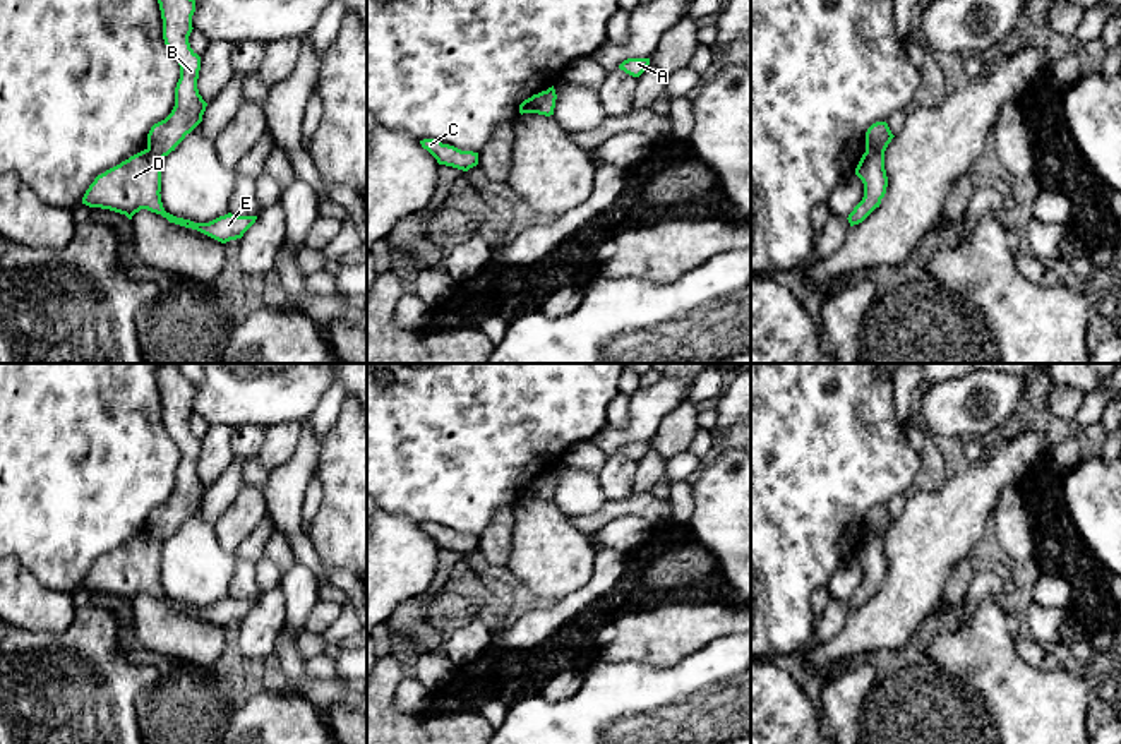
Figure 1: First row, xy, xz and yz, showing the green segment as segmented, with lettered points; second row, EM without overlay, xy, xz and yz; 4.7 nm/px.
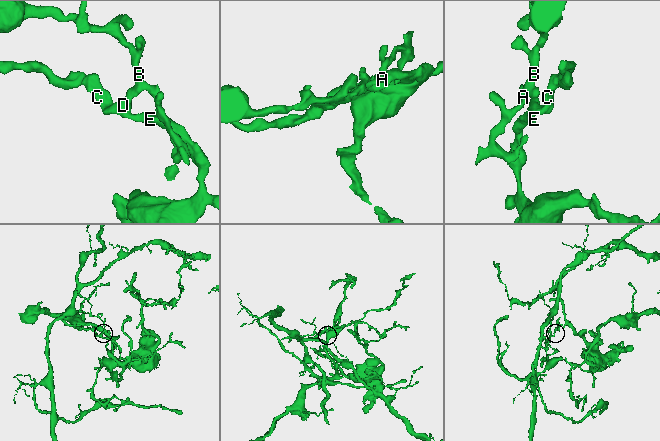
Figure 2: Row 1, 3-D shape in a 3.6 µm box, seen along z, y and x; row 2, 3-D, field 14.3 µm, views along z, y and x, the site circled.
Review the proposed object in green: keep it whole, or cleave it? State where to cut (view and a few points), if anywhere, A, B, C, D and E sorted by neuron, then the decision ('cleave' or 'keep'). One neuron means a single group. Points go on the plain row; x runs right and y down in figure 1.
cut in xz along (545, 475), (533, 496); A B / C D E; cleave

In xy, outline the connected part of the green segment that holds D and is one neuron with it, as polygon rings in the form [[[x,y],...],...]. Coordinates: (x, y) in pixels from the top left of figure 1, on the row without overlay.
[[[144,533],[98,559],[82,581],[89,591],[110,593],[129,603],[141,593],[161,598],[170,607],[197,614],[221,627],[242,622],[257,600],[225,598],[209,607],[194,607],[165,595],[161,586],[163,540]]]

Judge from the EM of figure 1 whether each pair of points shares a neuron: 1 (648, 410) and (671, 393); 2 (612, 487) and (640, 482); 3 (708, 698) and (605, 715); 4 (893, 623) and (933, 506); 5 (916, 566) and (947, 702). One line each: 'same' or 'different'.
1: same
2: different
3: same
4: same
5: different

